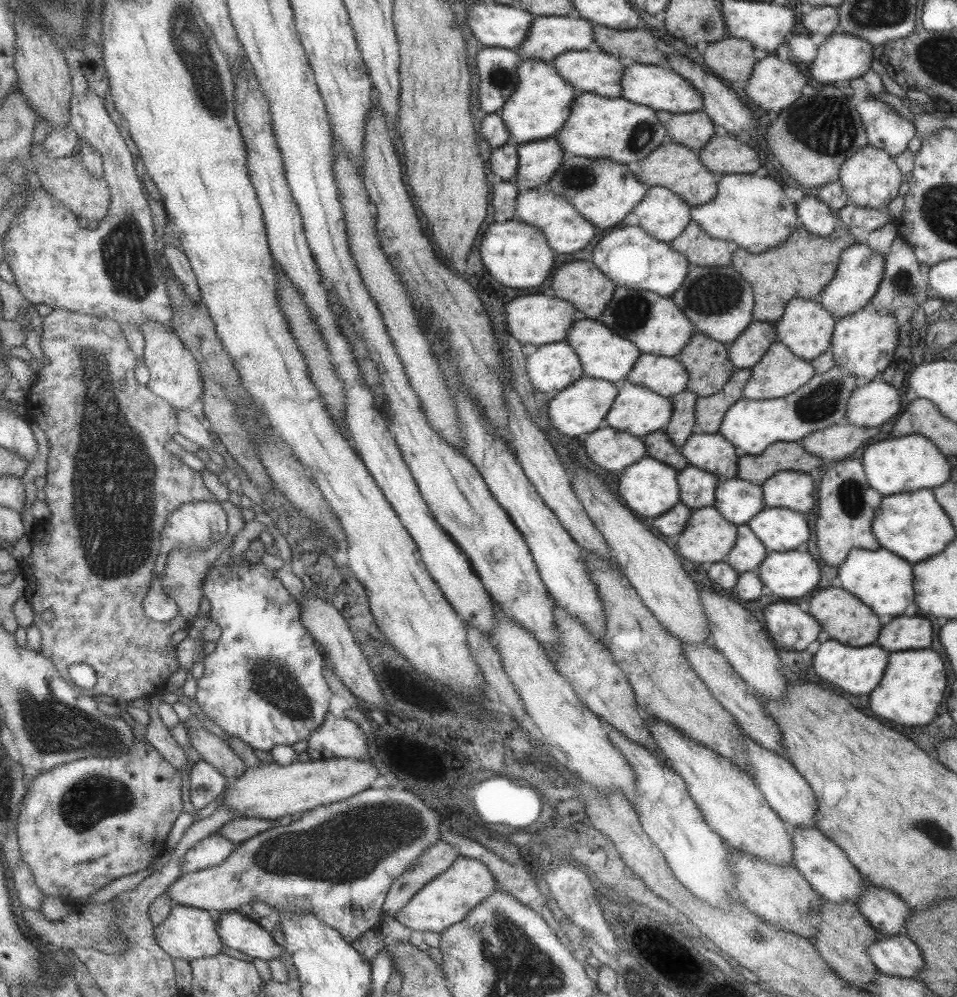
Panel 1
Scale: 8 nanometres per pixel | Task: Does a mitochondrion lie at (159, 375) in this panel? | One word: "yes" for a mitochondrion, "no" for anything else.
no

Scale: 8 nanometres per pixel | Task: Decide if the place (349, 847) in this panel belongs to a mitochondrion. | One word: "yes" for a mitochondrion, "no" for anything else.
yes

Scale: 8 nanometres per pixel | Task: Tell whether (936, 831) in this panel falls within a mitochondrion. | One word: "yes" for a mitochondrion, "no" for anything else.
yes

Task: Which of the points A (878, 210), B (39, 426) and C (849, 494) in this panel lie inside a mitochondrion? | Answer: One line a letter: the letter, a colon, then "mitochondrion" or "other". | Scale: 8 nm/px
A: other
B: other
C: mitochondrion

